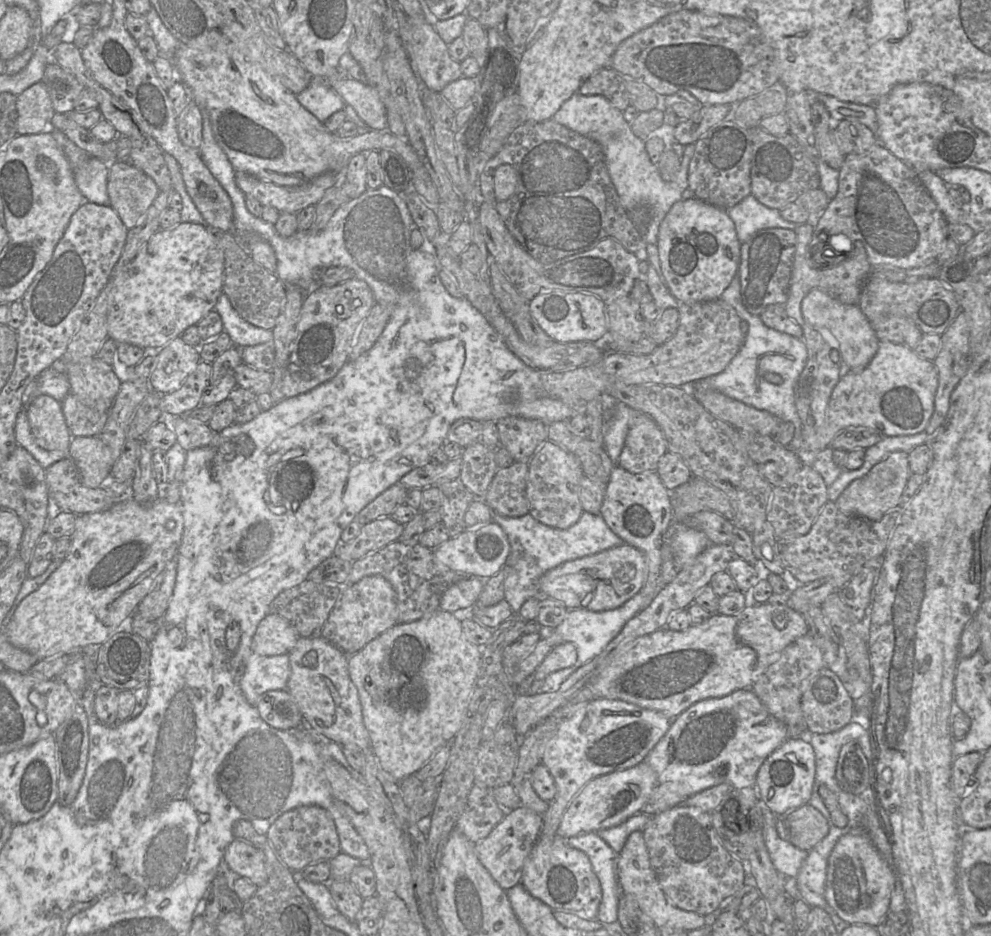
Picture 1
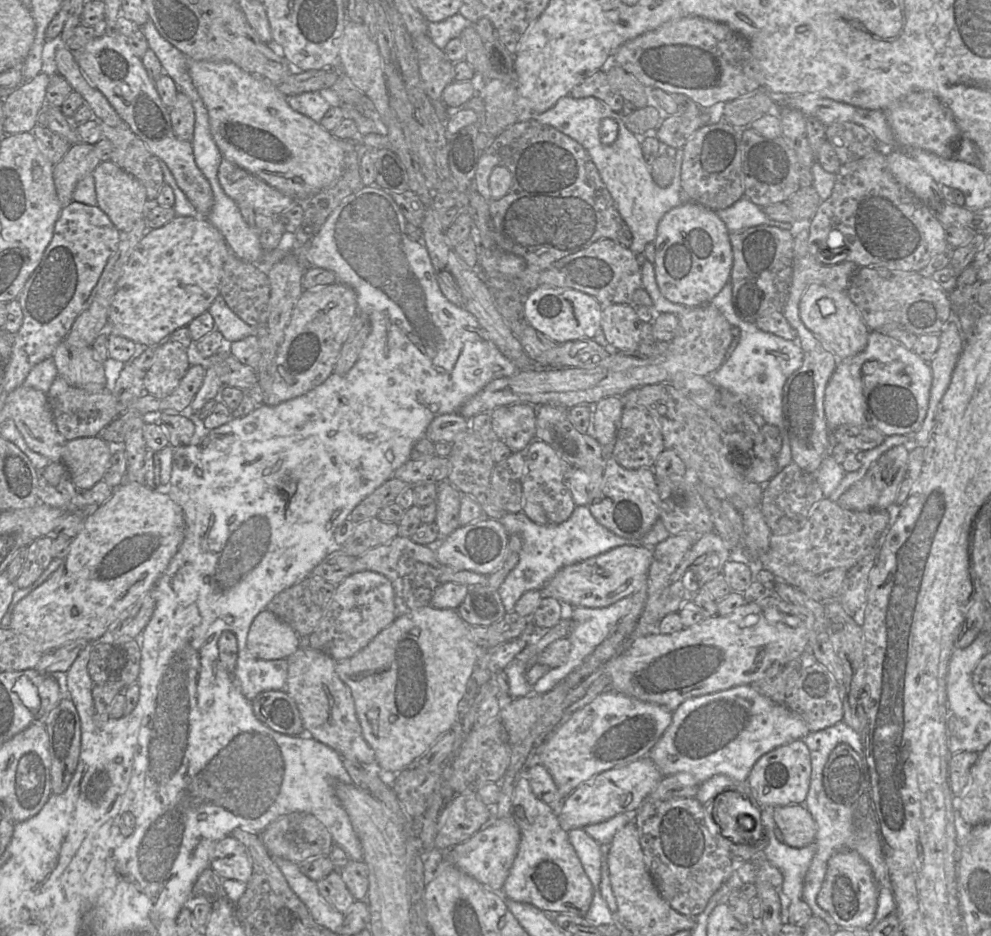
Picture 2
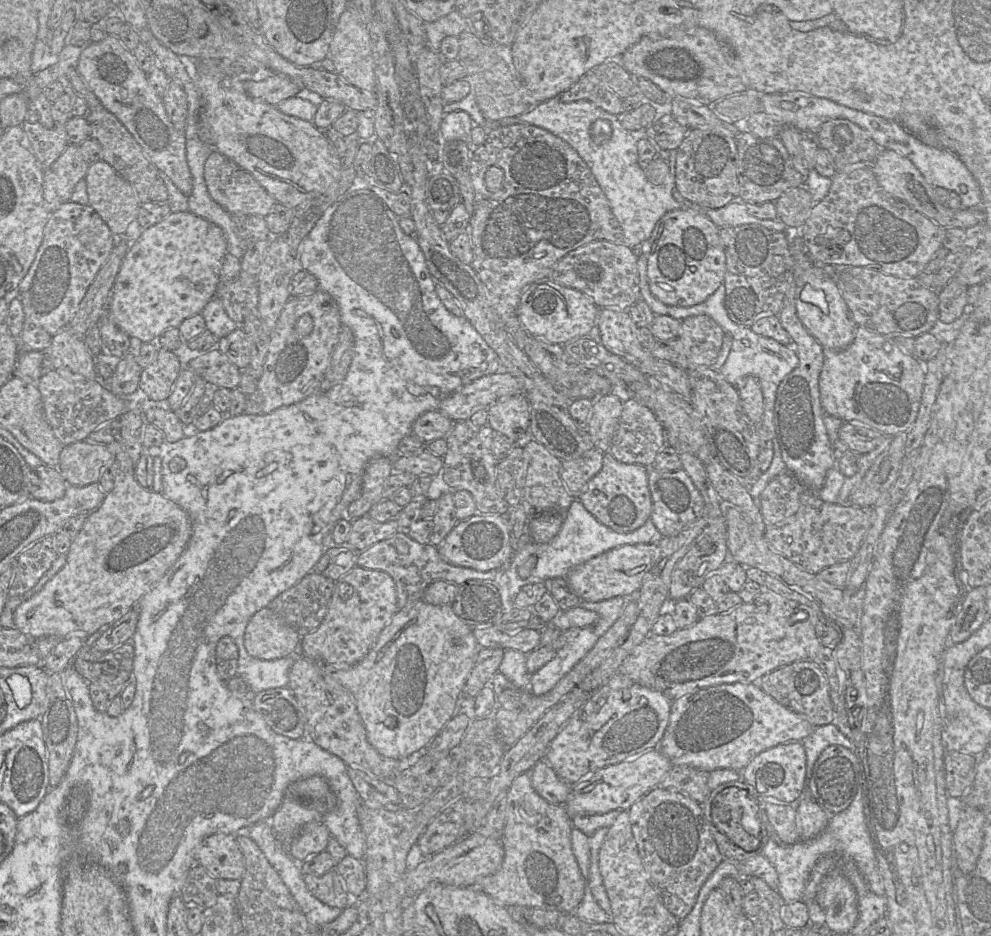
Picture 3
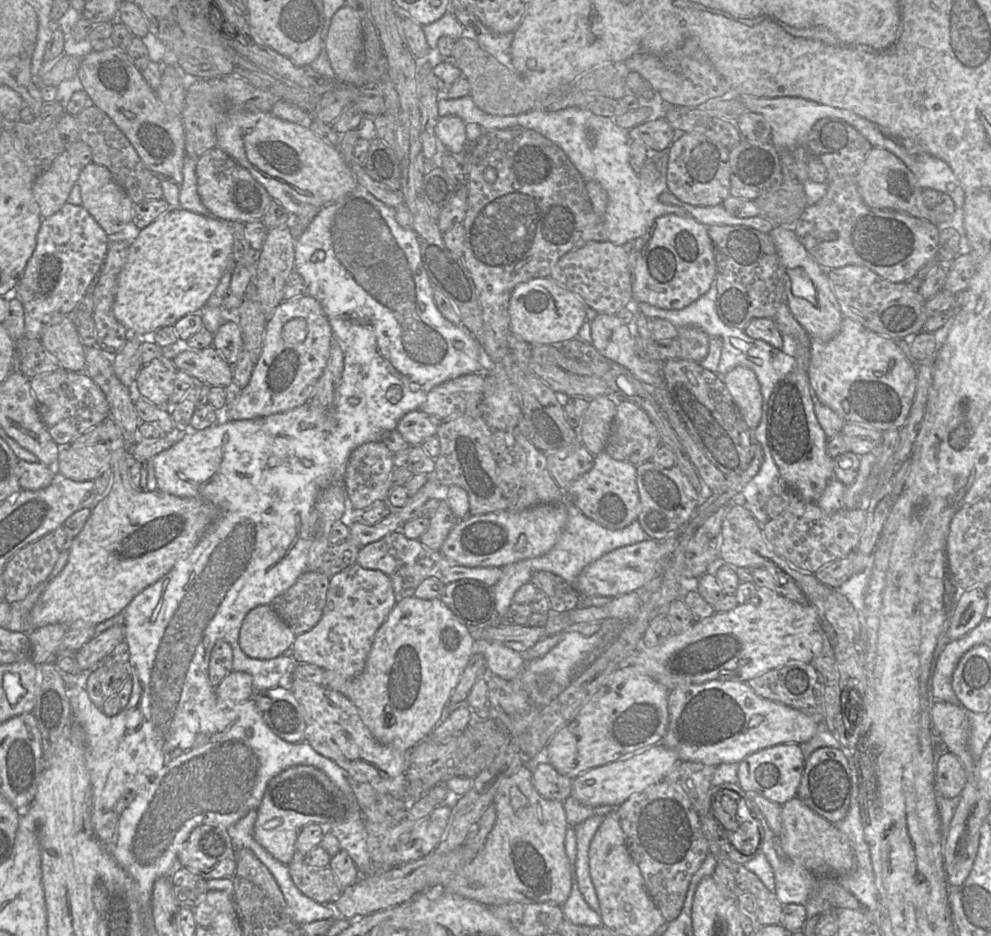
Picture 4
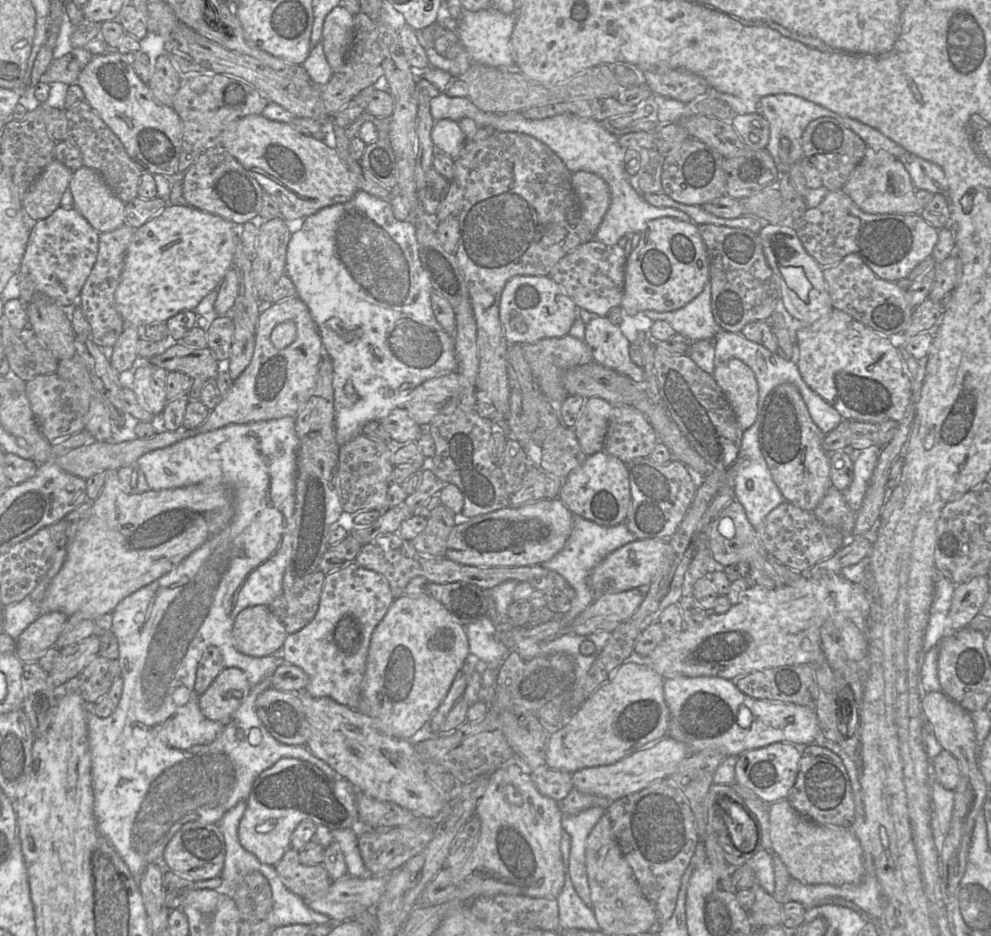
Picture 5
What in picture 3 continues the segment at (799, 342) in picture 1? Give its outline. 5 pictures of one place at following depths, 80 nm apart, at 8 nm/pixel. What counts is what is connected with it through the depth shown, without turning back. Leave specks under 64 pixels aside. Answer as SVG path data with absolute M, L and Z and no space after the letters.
M737 325L737 328L736 339L732 340L731 351L719 373L734 386L746 376L756 376L760 381L764 397L762 424L765 418L770 418L772 423L778 387L782 380L799 365L799 357L792 346L786 346L772 338L758 335L751 327Z

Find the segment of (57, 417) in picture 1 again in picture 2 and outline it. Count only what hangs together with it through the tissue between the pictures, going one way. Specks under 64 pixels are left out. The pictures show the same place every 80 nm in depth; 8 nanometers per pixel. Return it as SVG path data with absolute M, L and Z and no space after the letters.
M22 385L6 396L3 410L4 419L13 420L31 450L45 456L51 462L62 460L63 449L67 440L57 429L45 393Z

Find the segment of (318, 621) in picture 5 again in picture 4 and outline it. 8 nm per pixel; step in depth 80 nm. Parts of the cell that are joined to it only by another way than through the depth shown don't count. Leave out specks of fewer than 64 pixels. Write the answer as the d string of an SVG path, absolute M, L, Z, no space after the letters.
M355 563L330 577L321 619L312 629L296 636L290 655L297 663L314 664L353 678L363 671L374 637L396 603L392 581L386 574Z

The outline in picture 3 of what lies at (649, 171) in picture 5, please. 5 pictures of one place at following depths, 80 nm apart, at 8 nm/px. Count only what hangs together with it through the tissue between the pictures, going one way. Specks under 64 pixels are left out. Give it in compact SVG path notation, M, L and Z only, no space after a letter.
M471 90L462 100L444 104L443 110L445 114L465 111L471 116L475 125L487 130L514 124L530 124L543 128L567 142L591 169L610 203L613 214L623 229L624 245L631 249L650 239L657 222L666 213L687 208L677 202L672 195L673 189L676 188L675 173L678 149L670 151L668 161L670 172L664 183L661 185L652 184L647 178L646 172L639 165L638 142L623 127L617 116L609 114L592 102L580 100L567 103L559 98L553 98L539 103L535 109L528 113L496 121L488 119L483 114L477 104L474 92Z

